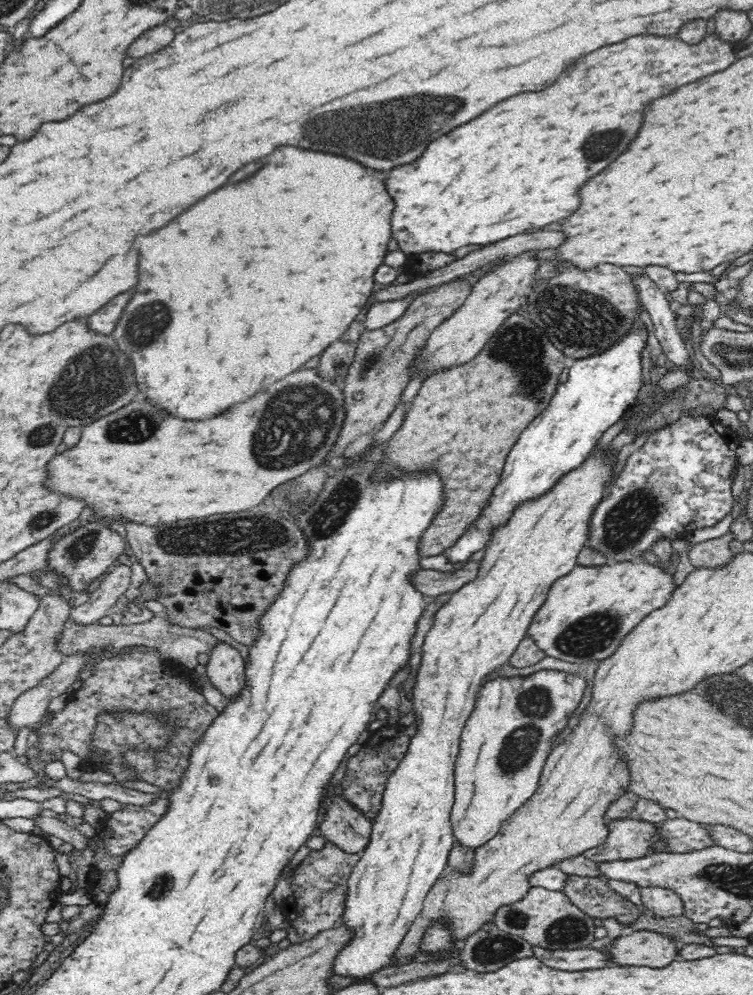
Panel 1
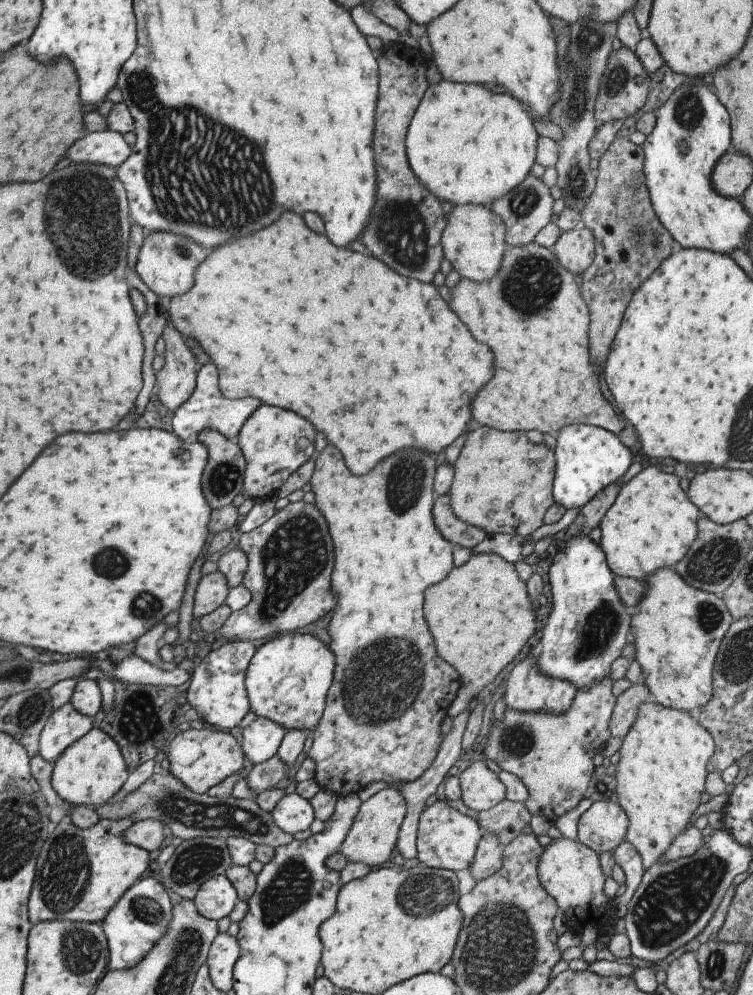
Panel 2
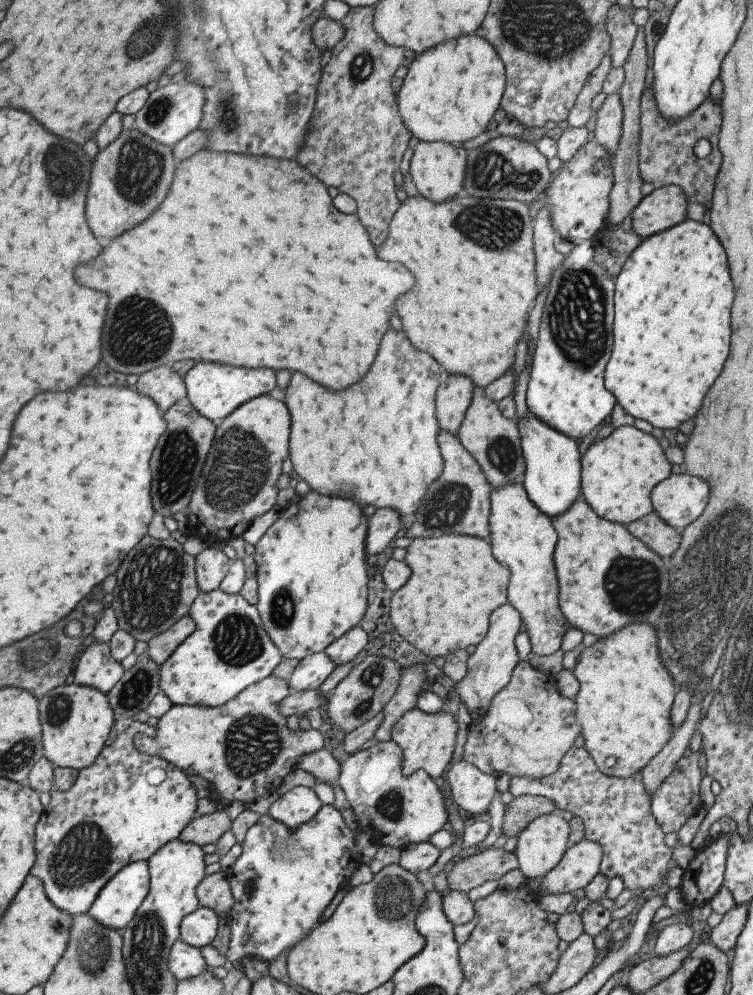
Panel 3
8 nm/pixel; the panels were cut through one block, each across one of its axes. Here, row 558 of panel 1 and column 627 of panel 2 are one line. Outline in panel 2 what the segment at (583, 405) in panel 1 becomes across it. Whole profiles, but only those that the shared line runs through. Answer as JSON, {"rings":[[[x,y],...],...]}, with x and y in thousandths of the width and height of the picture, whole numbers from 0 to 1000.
{"rings":[[[752,427],[738,434],[737,440],[740,445],[736,453],[740,470],[734,482],[734,497],[738,506],[752,511],[752,513],[770,511],[781,507],[790,499],[790,496],[803,491],[803,488],[823,483],[823,480],[841,464],[838,462],[838,451],[821,441],[821,437],[805,431],[799,432],[793,428]]]}

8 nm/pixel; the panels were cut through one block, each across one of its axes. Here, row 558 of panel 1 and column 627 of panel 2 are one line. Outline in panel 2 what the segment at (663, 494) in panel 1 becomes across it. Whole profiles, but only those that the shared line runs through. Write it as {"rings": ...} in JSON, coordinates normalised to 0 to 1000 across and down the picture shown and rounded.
{"rings":[[[762,538],[756,542],[752,542],[745,549],[745,552],[740,553],[740,556],[733,560],[733,567],[728,573],[730,593],[734,600],[734,611],[728,620],[728,625],[721,631],[720,639],[717,639],[713,657],[713,672],[722,676],[726,680],[738,680],[742,682],[758,683],[765,689],[766,693],[773,690],[780,692],[785,687],[795,686],[802,680],[809,680],[809,673],[811,667],[818,662],[825,661],[826,653],[829,653],[830,647],[837,643],[838,633],[838,621],[843,613],[841,610],[829,609],[829,606],[822,602],[817,590],[815,576],[809,572],[806,561],[803,560],[802,552],[797,546],[784,542],[781,538]]]}

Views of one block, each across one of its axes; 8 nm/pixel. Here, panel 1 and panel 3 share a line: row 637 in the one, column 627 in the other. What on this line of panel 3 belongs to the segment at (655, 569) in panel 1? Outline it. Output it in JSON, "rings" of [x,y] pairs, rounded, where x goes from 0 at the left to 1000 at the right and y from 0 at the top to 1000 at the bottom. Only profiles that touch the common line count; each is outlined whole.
{"rings":[[[773,499],[768,501],[749,517],[730,521],[730,525],[733,525],[733,529],[736,529],[738,537],[741,537],[741,545],[738,545],[738,551],[736,551],[734,557],[738,579],[741,579],[741,581],[738,581],[738,583],[741,583],[741,607],[744,607],[744,613],[746,613],[746,617],[753,621],[756,627],[760,627],[760,629],[768,631],[768,633],[773,633],[774,637],[789,637],[789,639],[799,641],[799,639],[810,639],[810,637],[821,635],[821,633],[829,631],[829,629],[834,629],[834,627],[839,627],[839,625],[861,625],[861,627],[866,627],[871,630],[874,623],[876,623],[878,620],[884,620],[888,613],[887,611],[882,611],[882,609],[884,609],[884,607],[887,607],[887,609],[890,608],[887,601],[891,600],[891,595],[887,595],[887,591],[890,591],[890,585],[892,585],[892,583],[890,583],[890,577],[887,577],[887,571],[884,571],[884,567],[882,567],[882,563],[879,563],[878,559],[866,555],[861,549],[855,549],[855,546],[850,545],[849,541],[839,539],[839,537],[831,533],[830,528],[797,520]]]}

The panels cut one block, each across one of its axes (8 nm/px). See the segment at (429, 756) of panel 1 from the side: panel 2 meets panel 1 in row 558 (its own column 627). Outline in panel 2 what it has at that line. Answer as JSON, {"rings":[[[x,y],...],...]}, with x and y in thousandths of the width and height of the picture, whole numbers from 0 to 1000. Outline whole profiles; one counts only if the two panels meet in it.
{"rings":[[[862,467],[827,486],[813,509],[795,525],[798,535],[795,546],[802,552],[809,572],[821,579],[855,584],[874,572],[895,571],[896,567],[908,561],[927,537],[926,523],[932,519],[928,511],[903,489],[900,478],[879,473],[882,470],[876,467]]]}

